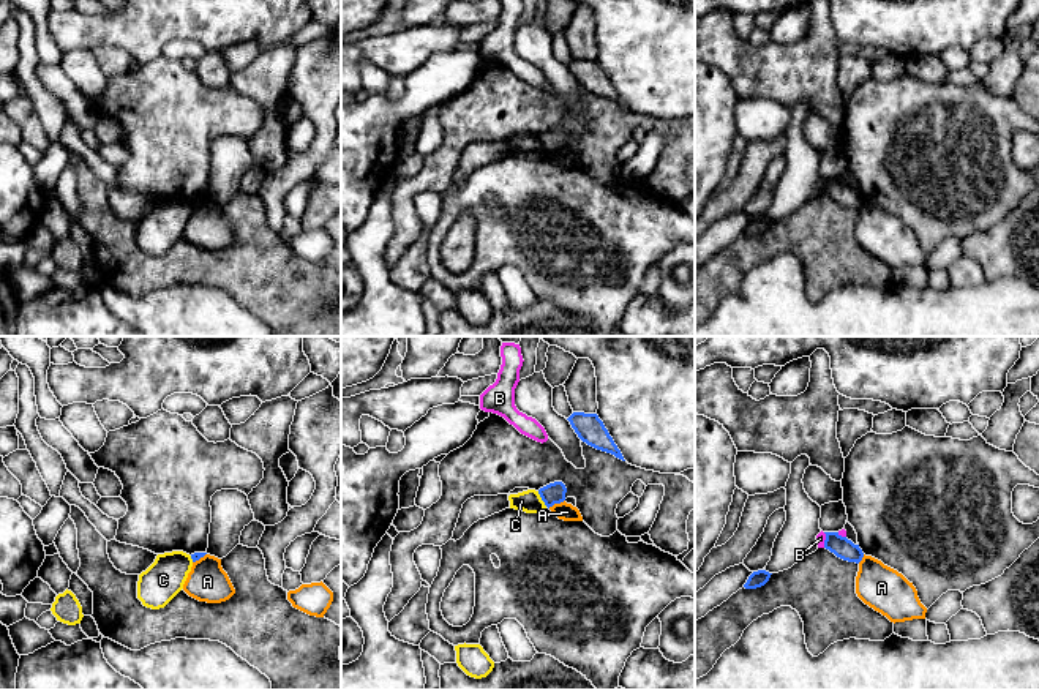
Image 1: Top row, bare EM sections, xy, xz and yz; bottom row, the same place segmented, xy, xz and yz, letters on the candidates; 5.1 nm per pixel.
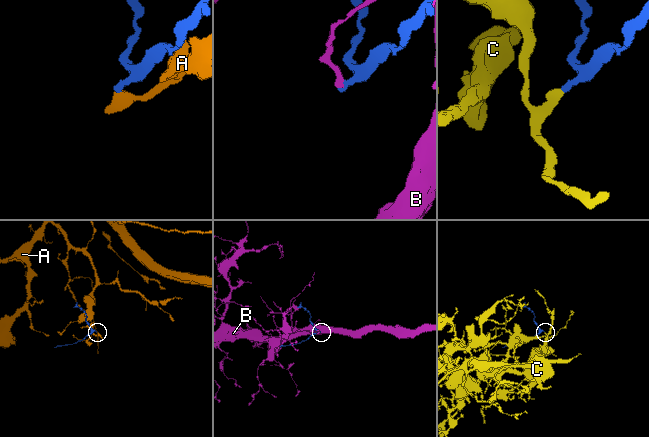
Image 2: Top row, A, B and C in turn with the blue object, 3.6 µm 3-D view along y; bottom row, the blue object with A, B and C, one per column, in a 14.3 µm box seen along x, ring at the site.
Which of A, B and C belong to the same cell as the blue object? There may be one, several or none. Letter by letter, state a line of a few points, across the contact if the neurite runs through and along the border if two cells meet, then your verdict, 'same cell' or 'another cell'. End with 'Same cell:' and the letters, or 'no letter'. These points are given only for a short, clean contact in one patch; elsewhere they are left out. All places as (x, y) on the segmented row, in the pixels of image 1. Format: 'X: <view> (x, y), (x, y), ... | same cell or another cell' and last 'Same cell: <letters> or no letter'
A: xz (564, 499), (548, 507) | another cell
B: another cell
C: xz (537, 491), (547, 506) | another cell
Same cell: no letter

